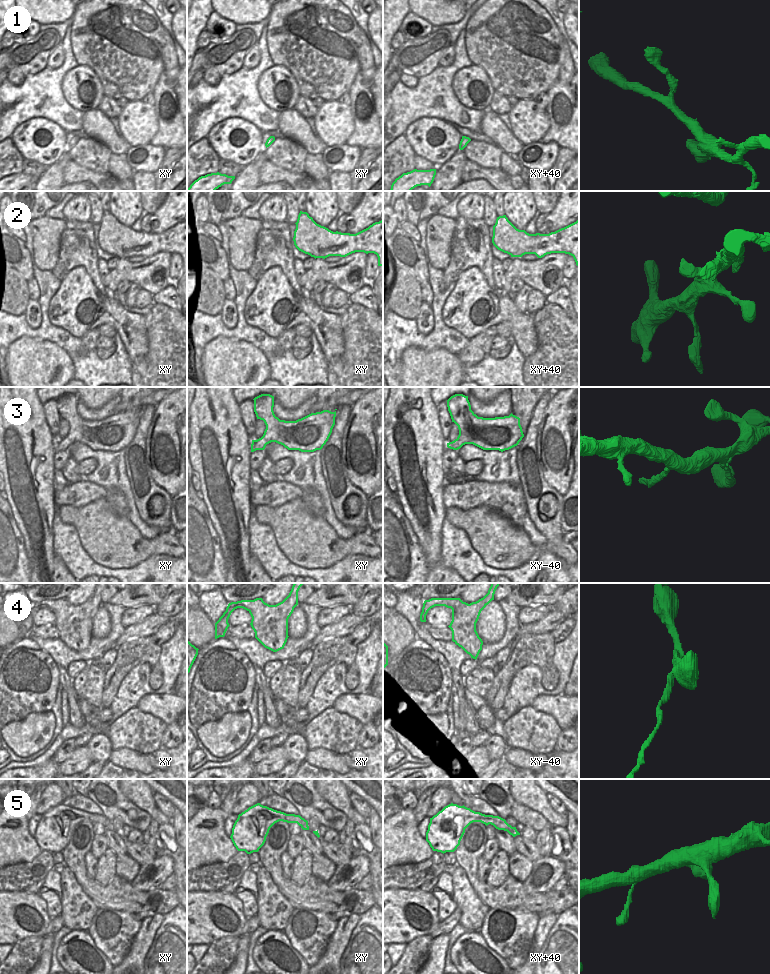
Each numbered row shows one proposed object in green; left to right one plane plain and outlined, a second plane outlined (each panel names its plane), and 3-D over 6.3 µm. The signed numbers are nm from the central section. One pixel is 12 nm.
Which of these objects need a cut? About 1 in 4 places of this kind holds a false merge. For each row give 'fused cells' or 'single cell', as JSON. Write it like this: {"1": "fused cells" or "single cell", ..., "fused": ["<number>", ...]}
{"1": "single cell", "2": "single cell", "3": "single cell", "4": "single cell", "5": "single cell", "fused": []}

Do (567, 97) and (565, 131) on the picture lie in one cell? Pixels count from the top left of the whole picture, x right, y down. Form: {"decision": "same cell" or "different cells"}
{"decision": "same cell"}

